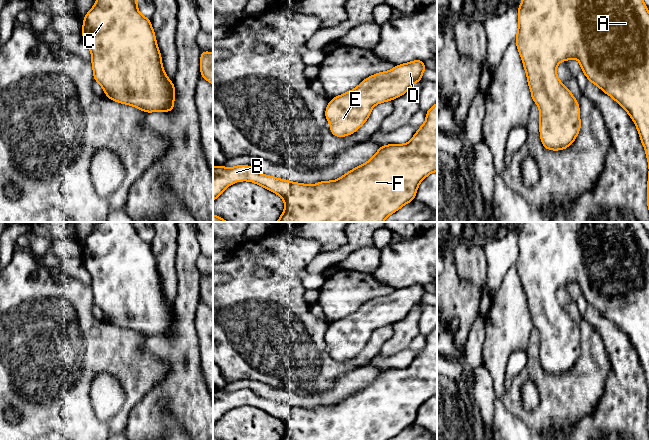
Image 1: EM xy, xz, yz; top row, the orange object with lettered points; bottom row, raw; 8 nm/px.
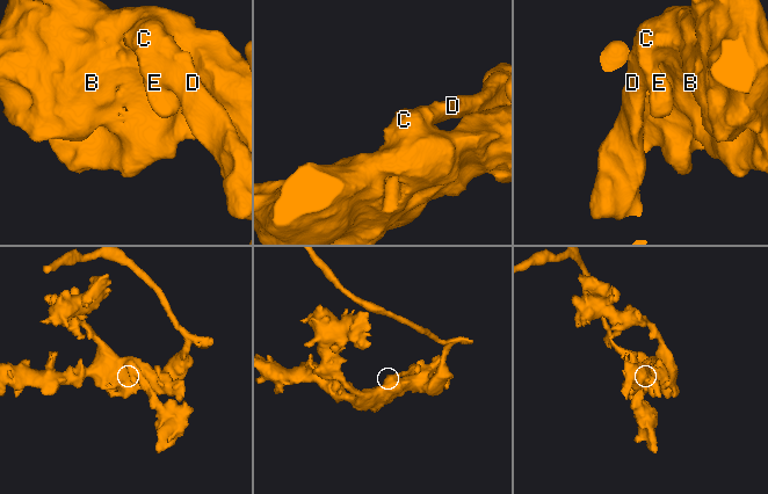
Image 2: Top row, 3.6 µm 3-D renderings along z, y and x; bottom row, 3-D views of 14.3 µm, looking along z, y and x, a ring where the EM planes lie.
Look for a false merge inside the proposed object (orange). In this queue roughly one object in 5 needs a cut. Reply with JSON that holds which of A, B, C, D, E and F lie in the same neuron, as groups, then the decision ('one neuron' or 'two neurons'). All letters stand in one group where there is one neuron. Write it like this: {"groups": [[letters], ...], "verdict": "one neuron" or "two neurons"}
{"groups": [["A", "B", "C", "D", "E", "F"]], "verdict": "one neuron"}

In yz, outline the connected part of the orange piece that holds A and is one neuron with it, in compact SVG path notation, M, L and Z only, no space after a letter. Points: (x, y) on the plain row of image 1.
M523 222L515 266L534 327L539 329L540 364L547 374L568 372L580 356L580 331L556 299L560 285L577 282L589 306L622 330L634 345L649 388L649 235L642 222Z

